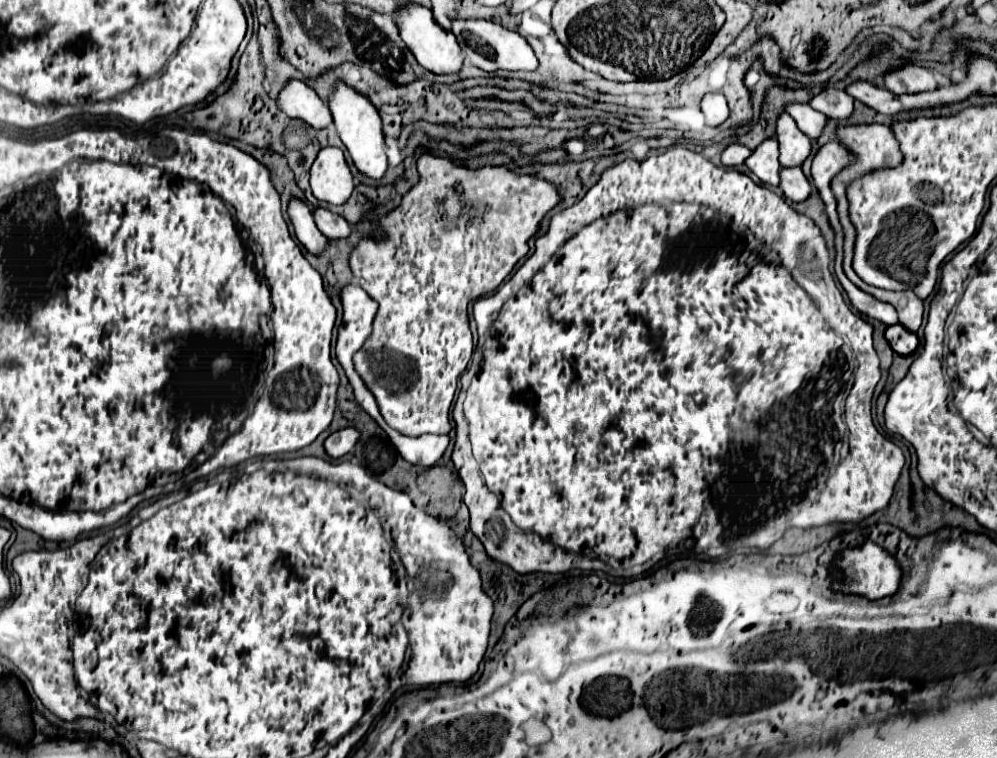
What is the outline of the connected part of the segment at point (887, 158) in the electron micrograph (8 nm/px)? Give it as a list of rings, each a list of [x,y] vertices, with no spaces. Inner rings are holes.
[[[846,124],[836,128],[838,142],[854,156],[854,164],[838,172],[838,180],[850,182],[858,176],[902,162],[898,142],[888,126],[882,124]]]

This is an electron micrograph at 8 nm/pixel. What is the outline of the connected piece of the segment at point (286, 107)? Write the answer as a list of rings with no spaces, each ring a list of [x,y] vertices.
[[[288,80],[276,102],[286,116],[304,120],[314,128],[326,128],[332,124],[328,104],[322,102],[318,94],[302,80]]]

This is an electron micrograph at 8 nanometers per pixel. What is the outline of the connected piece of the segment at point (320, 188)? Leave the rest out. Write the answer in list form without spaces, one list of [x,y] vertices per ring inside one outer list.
[[[320,148],[310,168],[310,188],[318,200],[326,200],[336,206],[350,198],[354,180],[340,148]]]

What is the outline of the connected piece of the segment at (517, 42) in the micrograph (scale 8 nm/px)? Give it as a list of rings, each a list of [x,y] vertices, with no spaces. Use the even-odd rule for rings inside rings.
[[[456,18],[450,20],[452,32],[460,44],[460,50],[464,52],[466,60],[470,60],[474,66],[486,70],[486,72],[494,72],[494,70],[536,70],[538,60],[532,52],[532,48],[528,46],[528,42],[518,34],[512,32],[496,22],[490,20],[482,20],[482,18]]]

